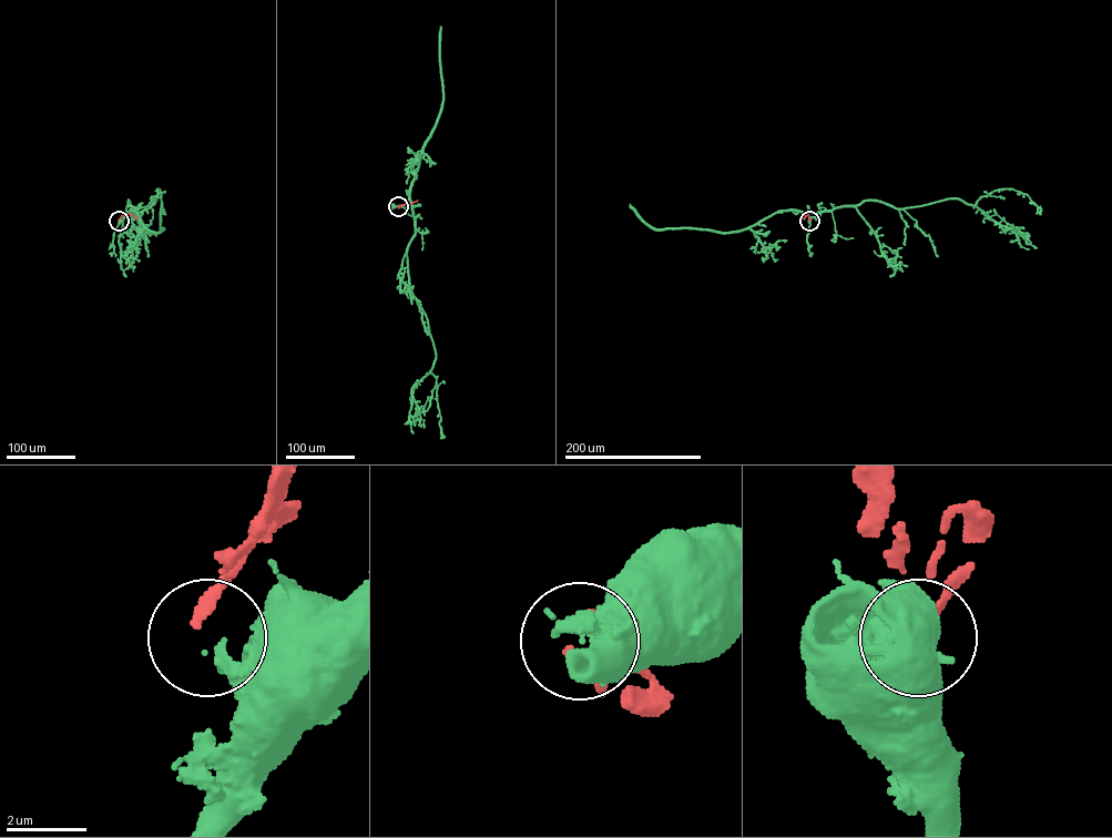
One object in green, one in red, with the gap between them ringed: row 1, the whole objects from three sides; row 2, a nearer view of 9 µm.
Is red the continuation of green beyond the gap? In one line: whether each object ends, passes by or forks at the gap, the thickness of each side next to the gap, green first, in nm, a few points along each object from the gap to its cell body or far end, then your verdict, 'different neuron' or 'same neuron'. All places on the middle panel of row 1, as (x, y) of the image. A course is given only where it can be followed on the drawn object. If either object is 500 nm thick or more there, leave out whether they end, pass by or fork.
green ends; red ends; calibres 300 and 240 nm; course green (398, 206), (414, 217), (409, 285), (435, 354), (432, 369), (412, 388), (420, 411), (429, 406), (431, 390); course red (397, 206), (417, 200); different neuron

